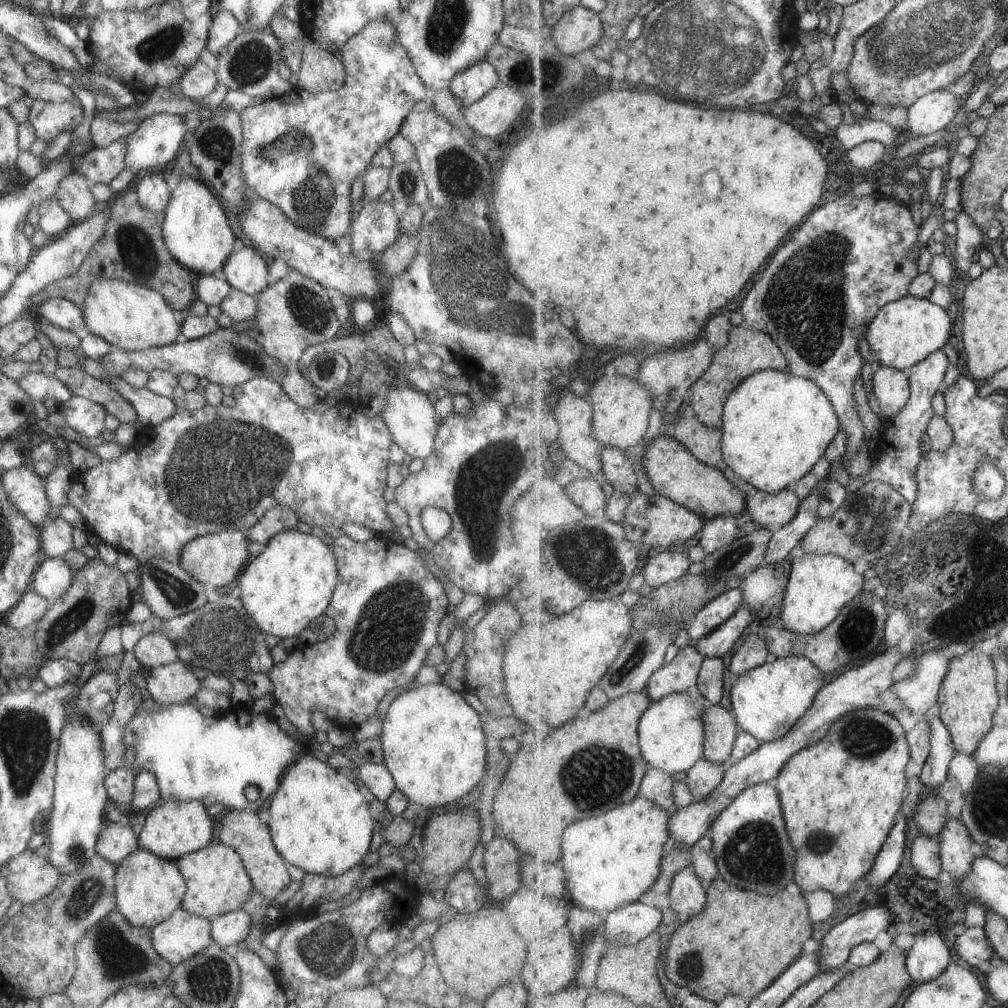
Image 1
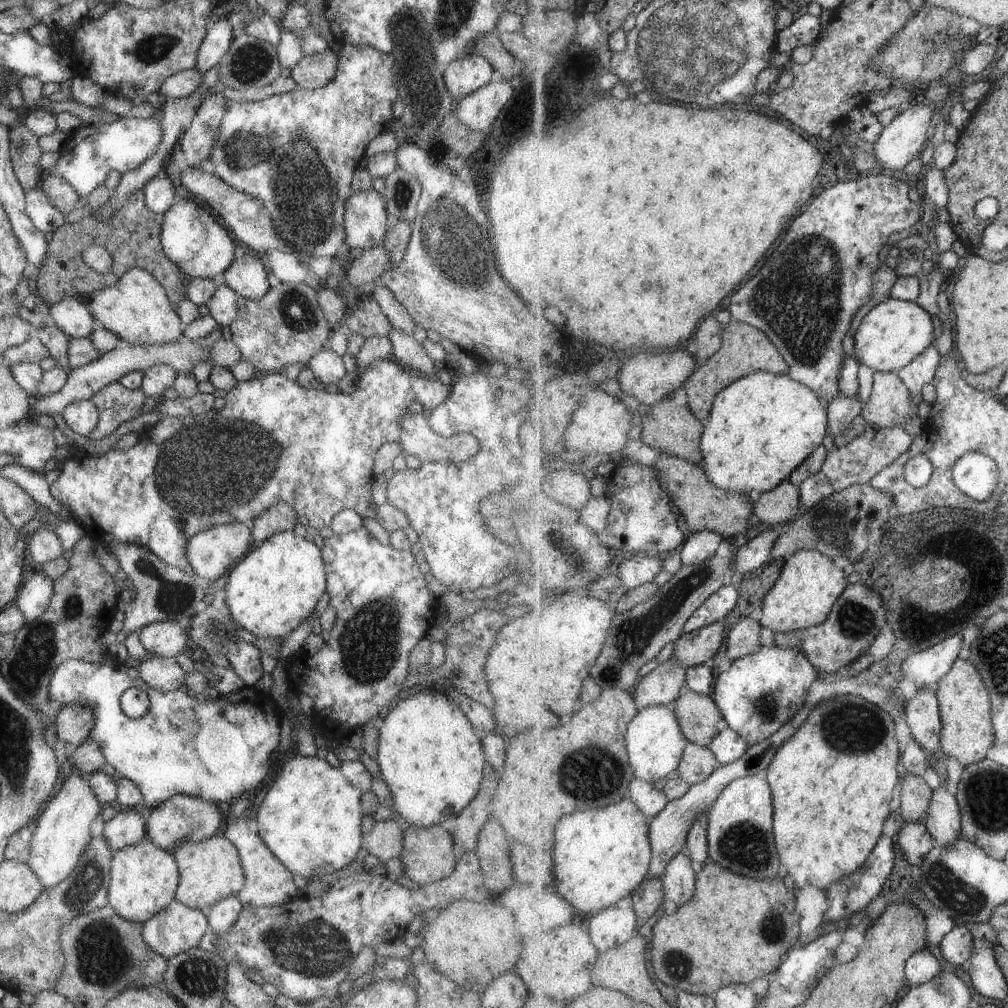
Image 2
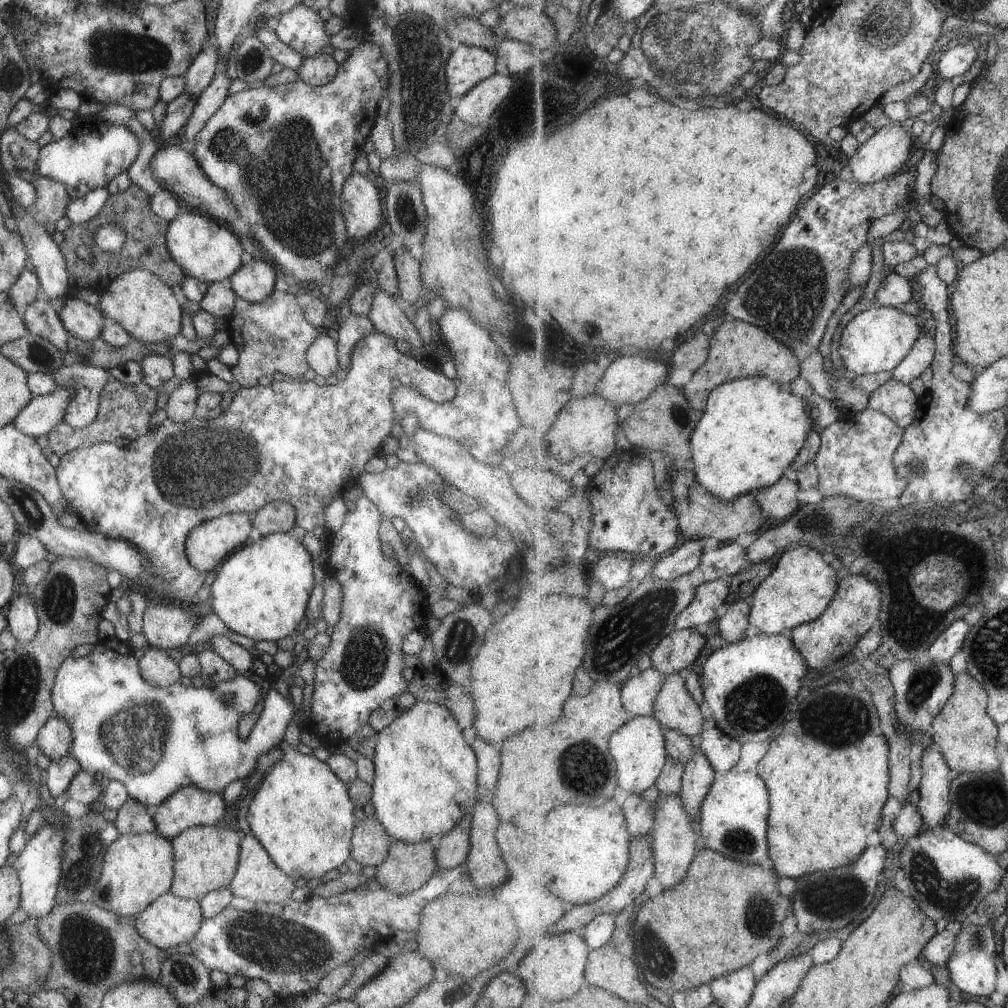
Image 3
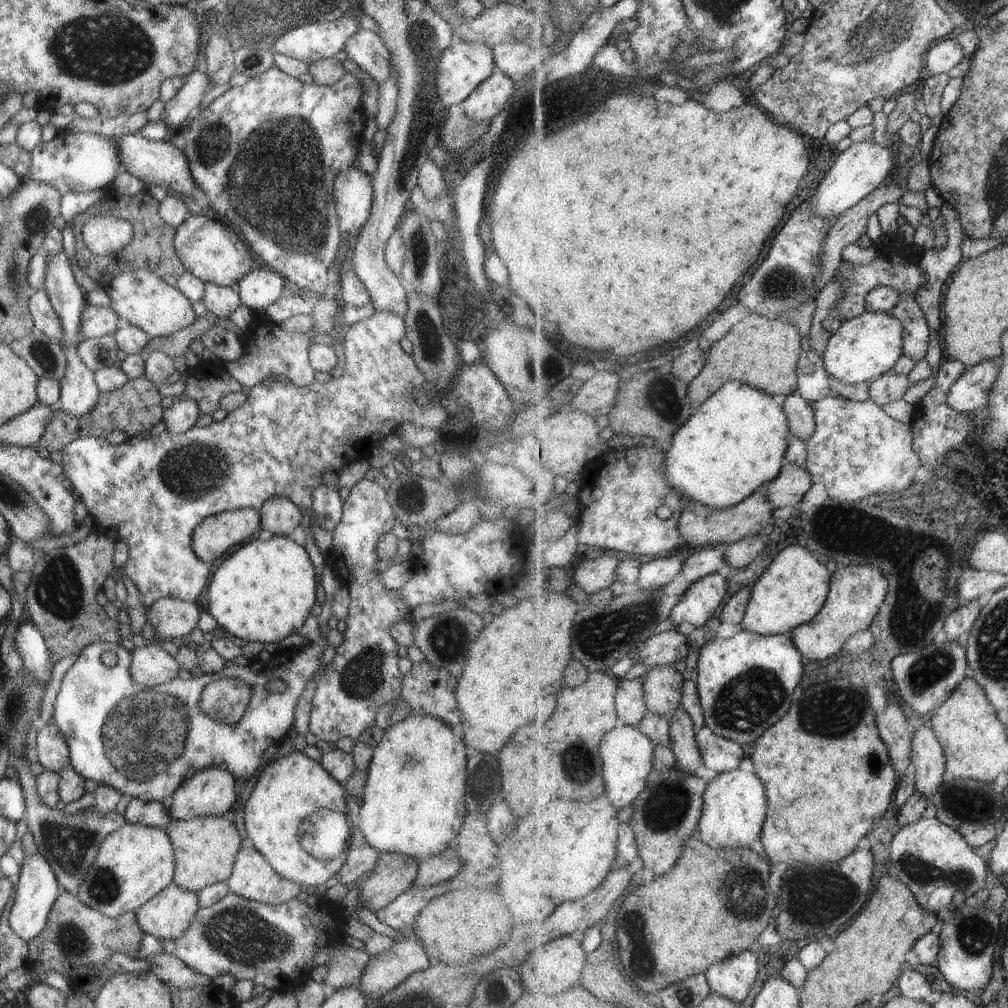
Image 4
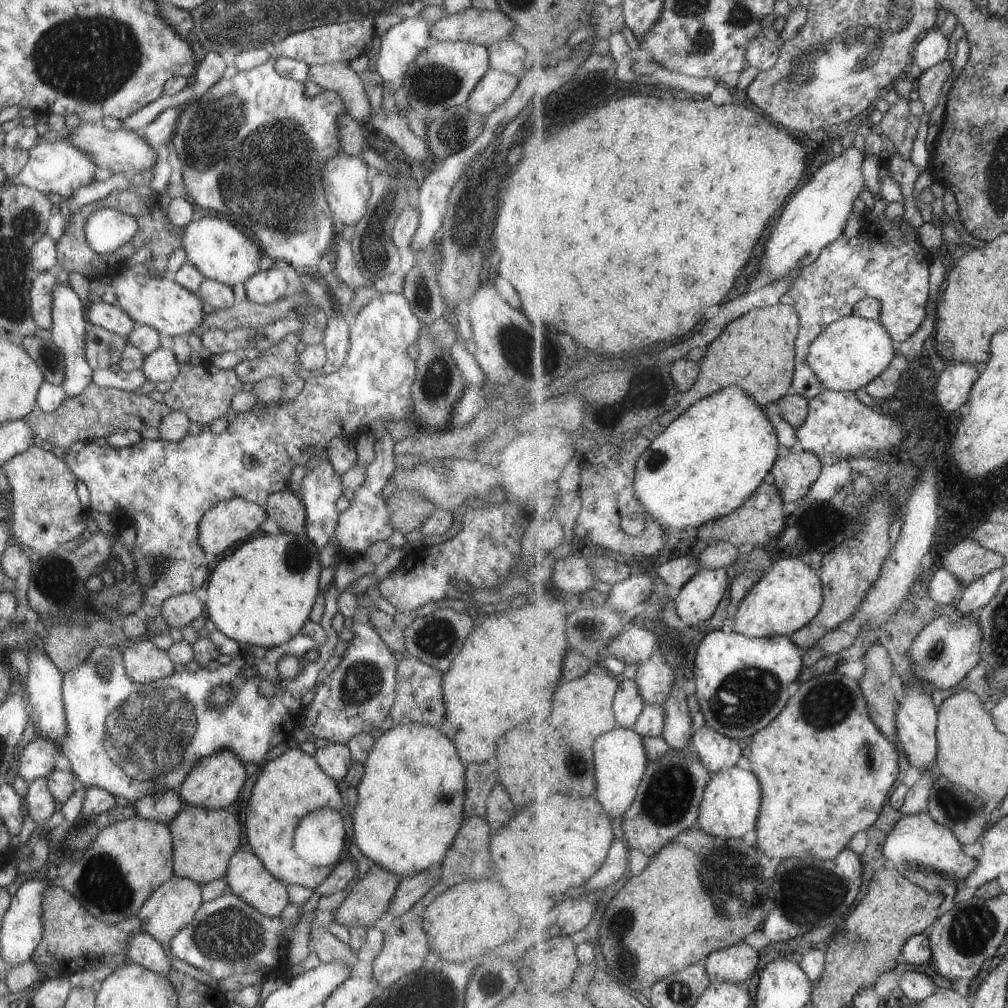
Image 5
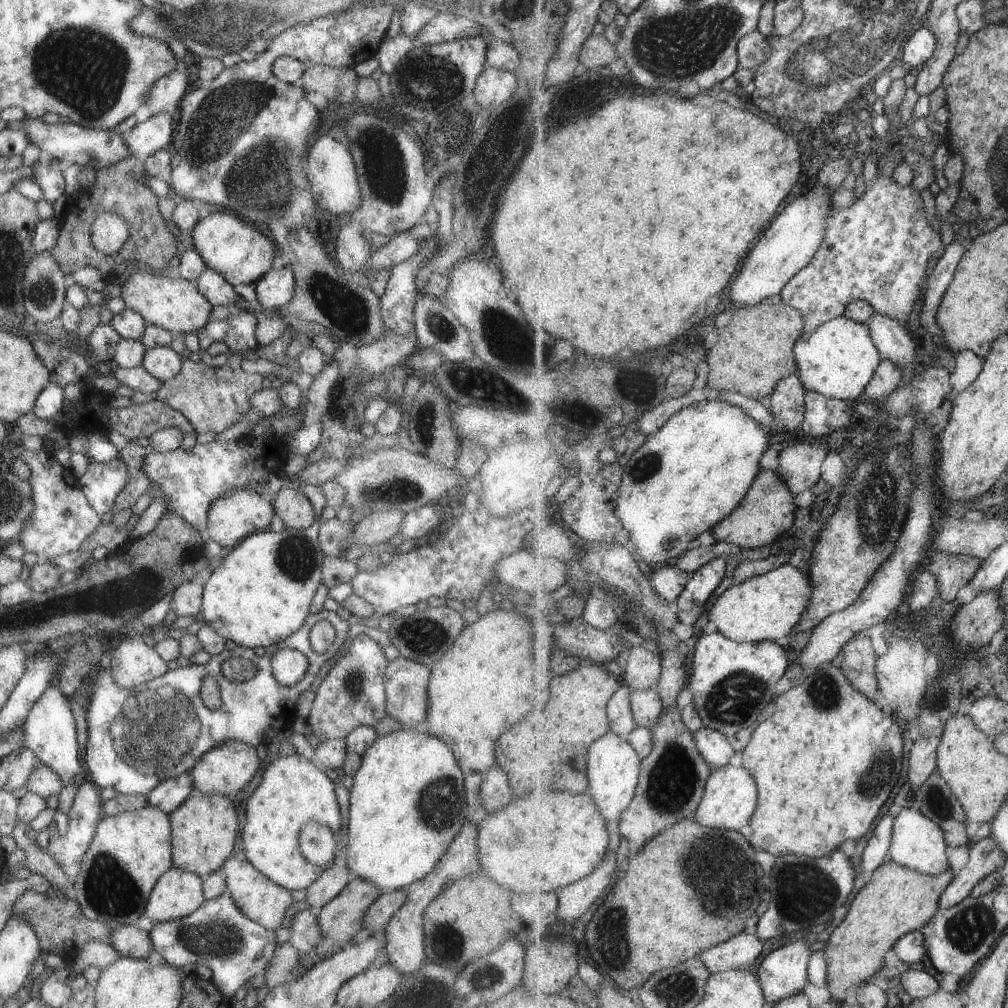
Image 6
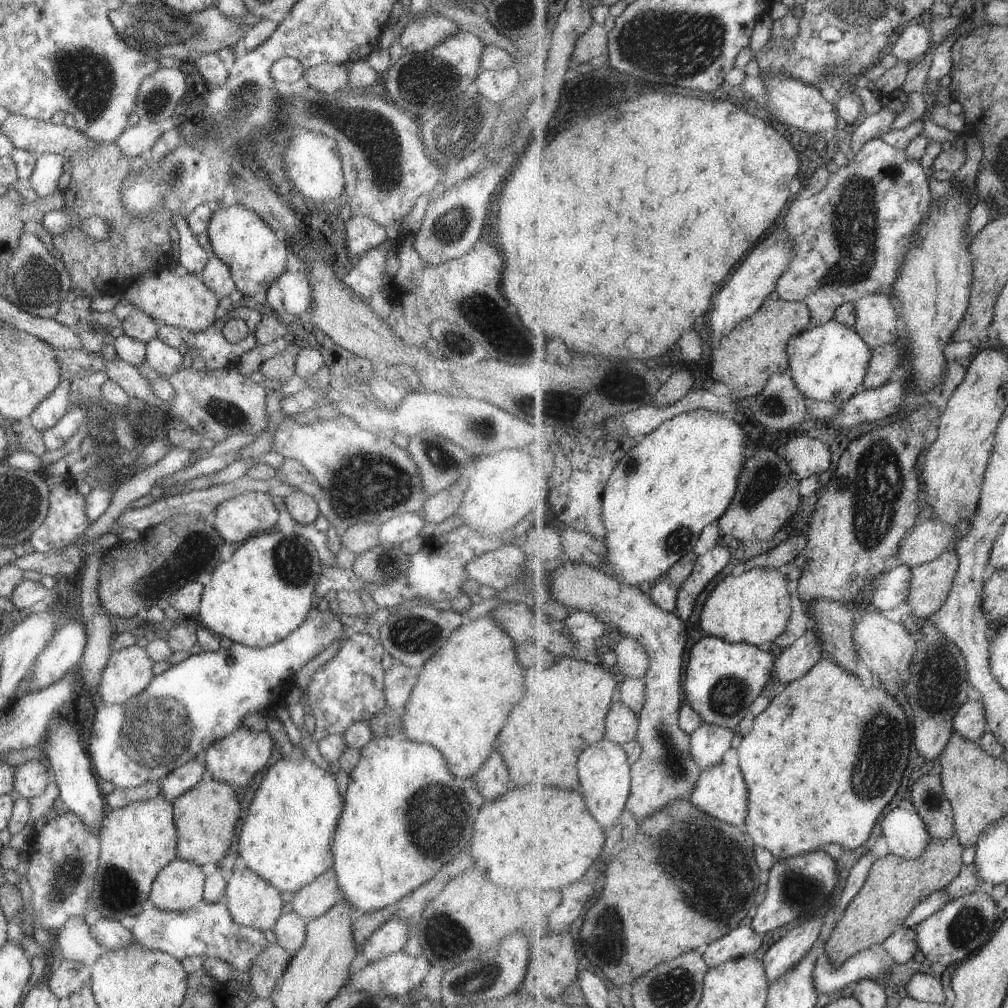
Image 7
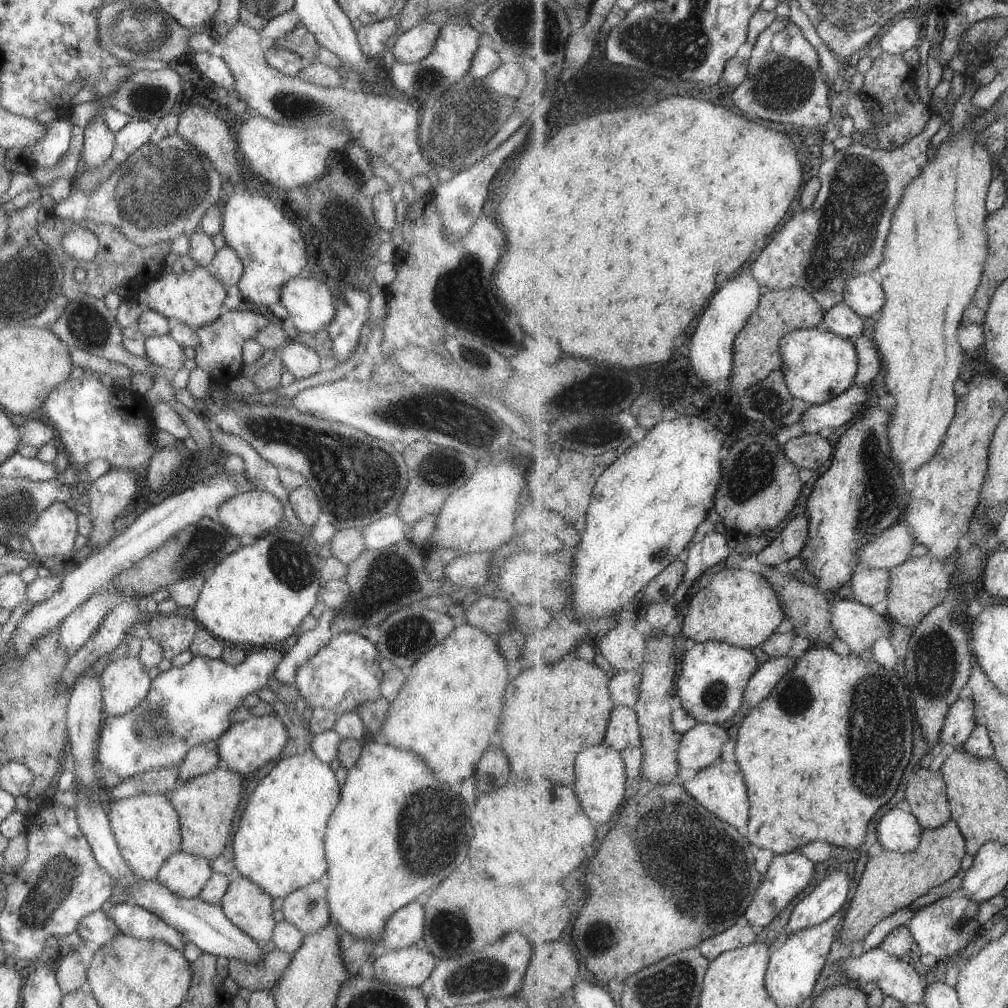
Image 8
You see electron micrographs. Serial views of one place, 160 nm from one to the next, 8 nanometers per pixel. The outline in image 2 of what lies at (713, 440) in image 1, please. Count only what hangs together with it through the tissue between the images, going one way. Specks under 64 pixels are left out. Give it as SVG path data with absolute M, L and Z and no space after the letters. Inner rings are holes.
M672 397L661 400L649 412L648 418L641 418L637 422L641 430L640 437L645 444L652 446L660 454L673 454L685 460L691 460L697 465L705 465L703 452L701 452L701 438L705 432L706 424L700 422L687 404L679 406Z

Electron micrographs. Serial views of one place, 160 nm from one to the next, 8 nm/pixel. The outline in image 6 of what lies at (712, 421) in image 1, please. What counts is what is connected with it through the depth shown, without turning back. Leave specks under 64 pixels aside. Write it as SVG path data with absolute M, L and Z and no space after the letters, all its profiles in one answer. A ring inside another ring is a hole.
M763 302L735 309L735 314L729 324L718 329L718 341L706 351L709 364L707 385L720 391L741 393L746 397L767 402L780 381L798 372L794 346L805 332L804 324L803 313L784 302L778 305Z

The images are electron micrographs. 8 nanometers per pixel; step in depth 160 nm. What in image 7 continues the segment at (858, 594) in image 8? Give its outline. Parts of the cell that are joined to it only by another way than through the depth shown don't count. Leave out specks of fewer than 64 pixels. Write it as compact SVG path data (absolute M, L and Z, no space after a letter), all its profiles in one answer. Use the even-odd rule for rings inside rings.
M898 564L895 568L887 566L887 570L875 579L867 592L868 601L880 611L893 610L899 604L908 603L912 587L911 566Z

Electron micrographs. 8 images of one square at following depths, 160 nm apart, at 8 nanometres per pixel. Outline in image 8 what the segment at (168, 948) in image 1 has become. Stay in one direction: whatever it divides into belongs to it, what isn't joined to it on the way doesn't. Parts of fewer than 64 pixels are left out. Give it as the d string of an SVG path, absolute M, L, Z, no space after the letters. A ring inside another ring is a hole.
M181 850L175 851L160 864L155 880L178 897L196 897L209 878L209 860Z

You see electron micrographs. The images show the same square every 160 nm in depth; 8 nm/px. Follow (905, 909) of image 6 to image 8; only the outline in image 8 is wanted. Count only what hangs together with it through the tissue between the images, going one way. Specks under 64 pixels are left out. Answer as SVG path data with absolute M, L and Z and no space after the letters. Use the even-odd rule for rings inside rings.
M951 819L938 829L924 830L922 843L915 852L884 850L879 855L867 858L867 866L845 910L838 940L844 945L861 945L877 924L902 908L911 907L918 898L957 876L961 872L961 860L965 858L965 853L966 837L960 826Z

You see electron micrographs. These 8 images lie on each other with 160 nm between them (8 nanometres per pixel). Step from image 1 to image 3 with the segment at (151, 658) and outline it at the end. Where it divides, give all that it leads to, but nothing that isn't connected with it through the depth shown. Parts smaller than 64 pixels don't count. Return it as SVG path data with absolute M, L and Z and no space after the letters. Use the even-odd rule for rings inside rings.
M146 602L141 634L148 646L177 649L187 643L195 619L178 607L178 603Z

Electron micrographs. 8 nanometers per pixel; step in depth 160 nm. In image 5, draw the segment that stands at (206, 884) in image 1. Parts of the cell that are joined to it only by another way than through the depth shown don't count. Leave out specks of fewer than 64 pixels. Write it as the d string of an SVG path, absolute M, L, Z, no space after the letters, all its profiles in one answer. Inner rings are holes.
M183 805L167 824L172 840L172 871L175 876L189 879L199 886L224 878L228 860L238 849L241 830L235 817L225 809Z

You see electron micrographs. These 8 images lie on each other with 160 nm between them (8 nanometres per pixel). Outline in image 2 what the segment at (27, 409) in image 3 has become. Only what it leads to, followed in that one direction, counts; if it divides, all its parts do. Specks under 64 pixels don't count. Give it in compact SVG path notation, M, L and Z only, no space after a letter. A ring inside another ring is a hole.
M222 337L217 340L212 346L203 347L198 344L198 341L191 341L191 344L178 345L177 343L168 343L165 345L128 345L119 344L119 346L109 350L93 360L93 362L84 364L71 370L67 375L66 383L54 393L43 395L42 397L31 398L30 414L28 419L34 420L40 414L59 414L65 406L70 402L90 399L95 392L104 388L107 384L116 382L129 372L135 370L145 371L153 364L167 364L171 366L175 373L190 373L191 368L198 362L208 360L214 366L230 369L231 366L239 362L239 350L231 340L224 340Z

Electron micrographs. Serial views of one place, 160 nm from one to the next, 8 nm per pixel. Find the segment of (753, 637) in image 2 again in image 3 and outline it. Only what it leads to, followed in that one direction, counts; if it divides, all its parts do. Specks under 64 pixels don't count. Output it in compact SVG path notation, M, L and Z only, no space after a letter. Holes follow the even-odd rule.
M737 600L718 620L719 634L729 643L737 643L747 637L751 603L748 600Z

